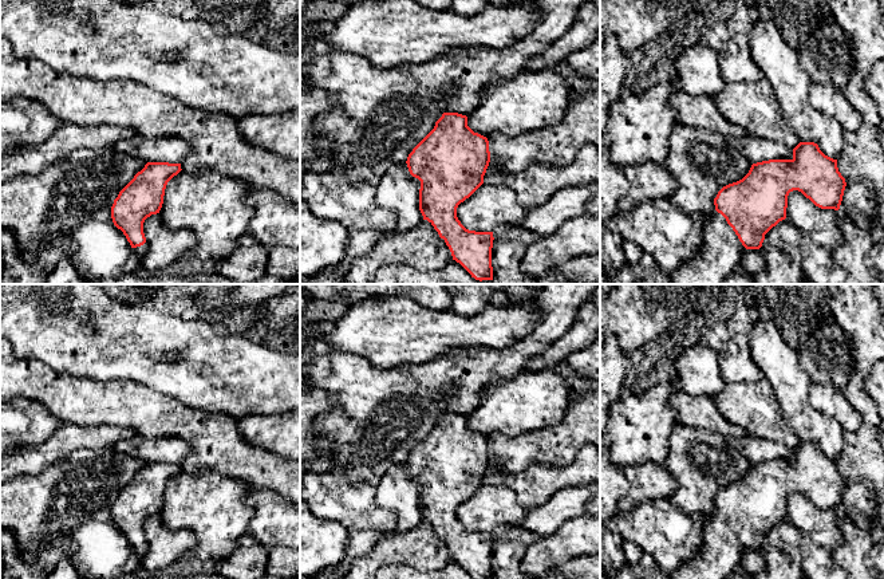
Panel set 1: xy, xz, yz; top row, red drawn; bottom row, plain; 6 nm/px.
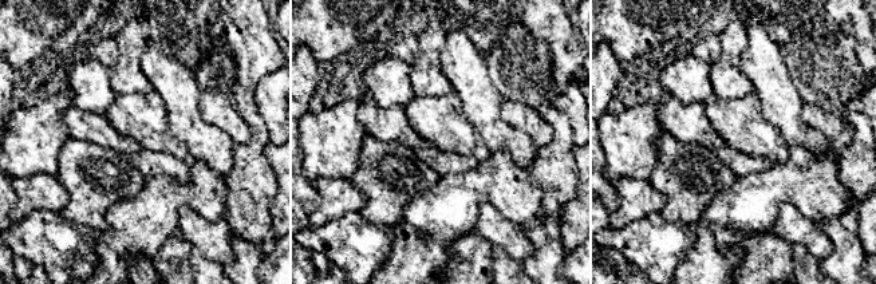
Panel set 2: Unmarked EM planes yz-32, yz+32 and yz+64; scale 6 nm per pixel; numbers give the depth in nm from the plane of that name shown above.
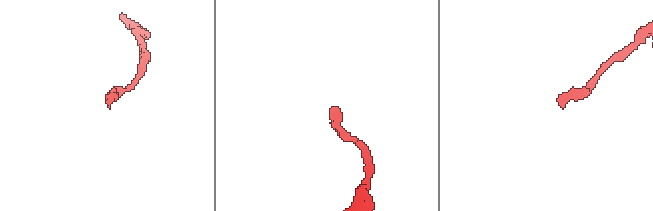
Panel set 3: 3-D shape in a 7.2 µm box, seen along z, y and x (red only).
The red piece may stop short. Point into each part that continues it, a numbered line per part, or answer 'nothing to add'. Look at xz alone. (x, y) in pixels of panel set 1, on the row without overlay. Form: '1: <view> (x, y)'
nothing to add

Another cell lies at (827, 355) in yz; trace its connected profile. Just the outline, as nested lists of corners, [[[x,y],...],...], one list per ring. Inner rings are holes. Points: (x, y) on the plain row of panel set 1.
[[[833,315],[820,319],[797,354],[812,382],[845,391],[853,371],[853,344]]]

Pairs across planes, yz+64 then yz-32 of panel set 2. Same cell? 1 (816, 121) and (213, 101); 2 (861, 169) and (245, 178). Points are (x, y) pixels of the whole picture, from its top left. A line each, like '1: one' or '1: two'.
1: one
2: one

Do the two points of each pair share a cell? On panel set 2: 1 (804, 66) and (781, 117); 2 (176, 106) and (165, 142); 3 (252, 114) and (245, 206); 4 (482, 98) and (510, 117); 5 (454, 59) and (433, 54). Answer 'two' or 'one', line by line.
1: two
2: two
3: one
4: two
5: two

